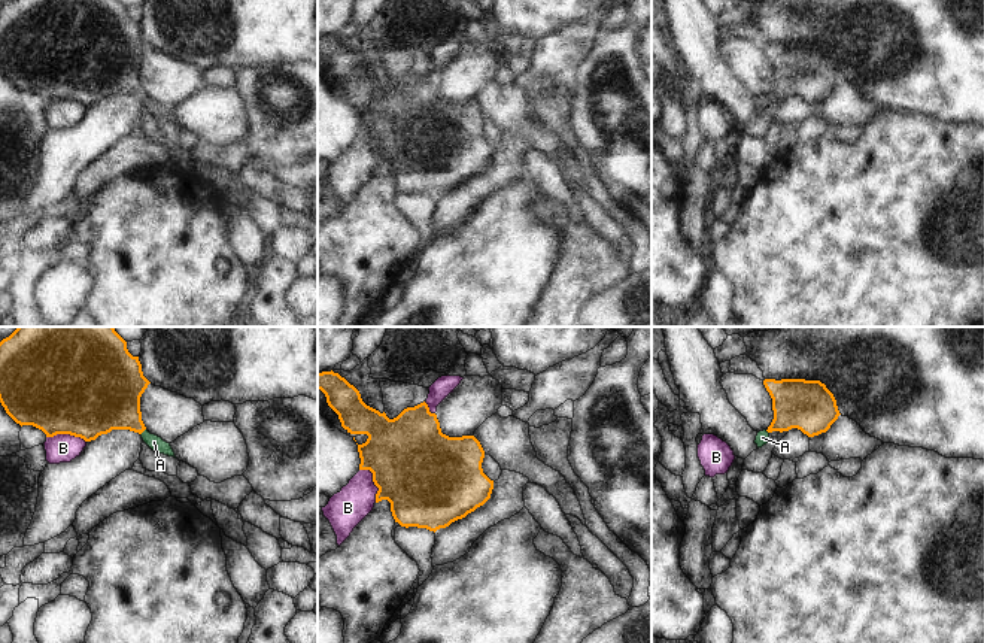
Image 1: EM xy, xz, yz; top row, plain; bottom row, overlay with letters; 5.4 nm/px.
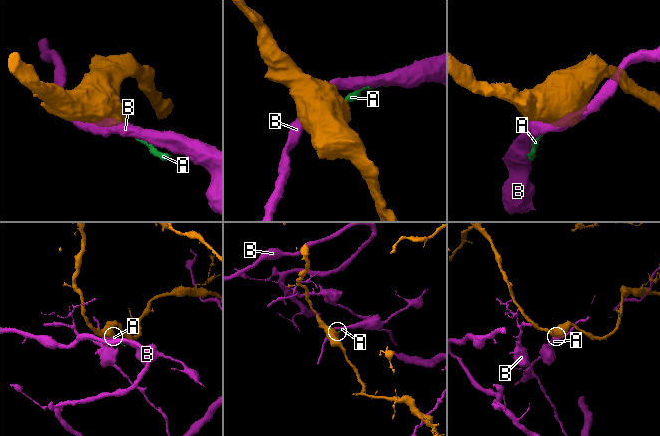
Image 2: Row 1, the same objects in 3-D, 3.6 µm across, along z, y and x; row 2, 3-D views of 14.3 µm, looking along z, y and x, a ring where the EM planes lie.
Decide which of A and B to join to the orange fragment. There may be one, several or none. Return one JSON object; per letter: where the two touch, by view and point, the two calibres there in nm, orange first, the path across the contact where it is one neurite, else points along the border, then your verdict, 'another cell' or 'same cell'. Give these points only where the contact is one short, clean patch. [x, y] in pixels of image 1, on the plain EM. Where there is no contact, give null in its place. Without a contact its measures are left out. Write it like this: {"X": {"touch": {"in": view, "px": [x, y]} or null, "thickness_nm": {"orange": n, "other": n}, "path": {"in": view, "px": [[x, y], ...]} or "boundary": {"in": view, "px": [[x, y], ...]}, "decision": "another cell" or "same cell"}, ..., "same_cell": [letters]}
{"A": {"touch": {"in": "xy", "px": [143, 96]}, "thickness_nm": {"orange": 340, "other": 80}, "path": {"in": "xy", "px": [[109, 64], [143, 96], [154, 108]]}, "decision": "same cell"}, "B": {"touch": {"in": "xz", "px": [373, 146]}, "thickness_nm": {"orange": 480, "other": 200}, "decision": "another cell"}, "same_cell": ["A"]}

